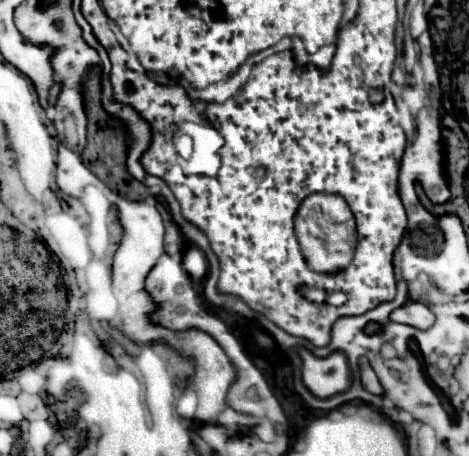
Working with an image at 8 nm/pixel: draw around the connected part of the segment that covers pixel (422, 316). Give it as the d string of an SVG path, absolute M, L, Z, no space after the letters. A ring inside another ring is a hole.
M408 301L404 307L396 309L390 315L390 319L394 323L404 323L404 325L410 325L410 327L420 330L426 330L434 323L434 315L424 303L412 303L412 301Z

